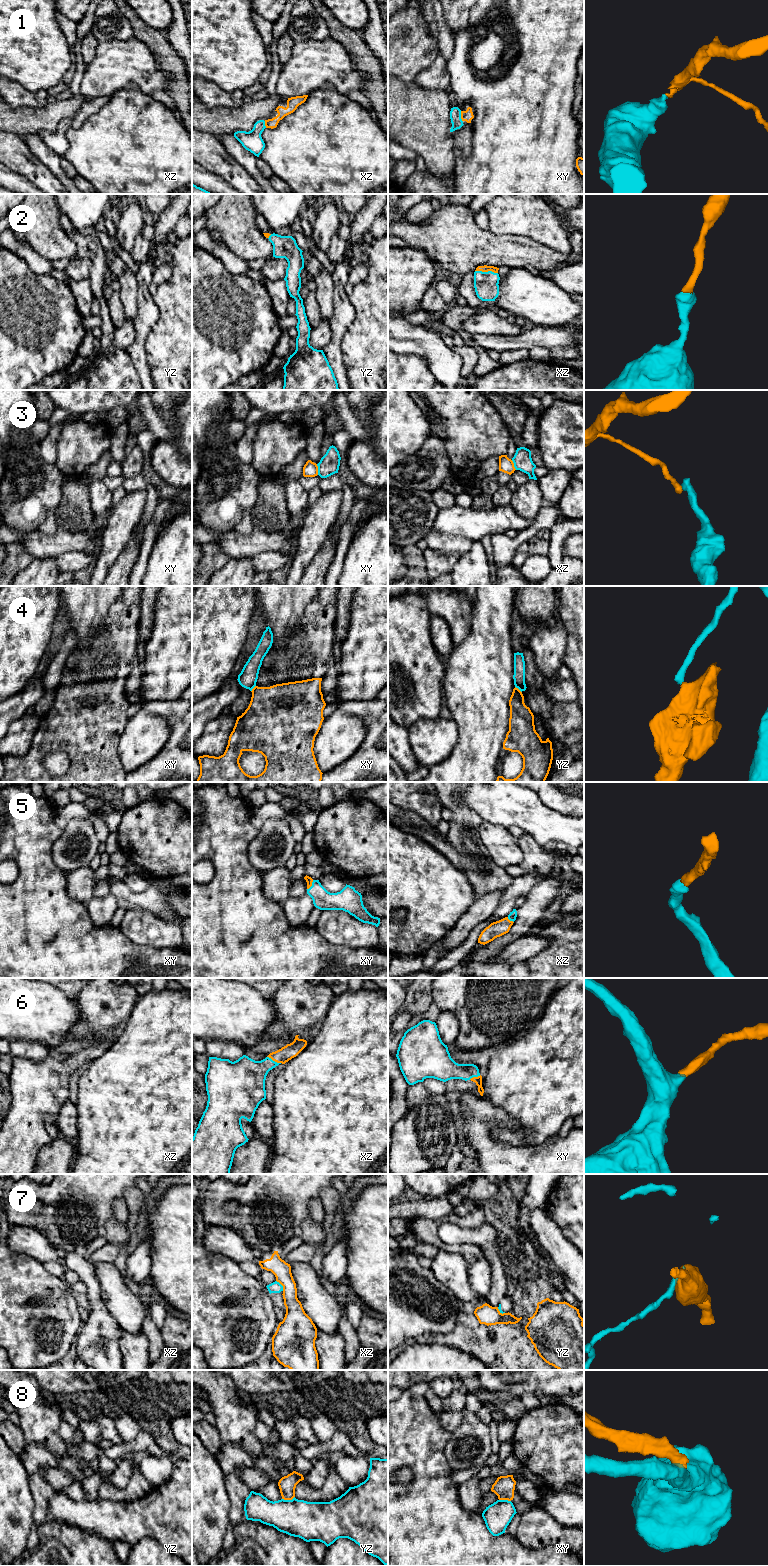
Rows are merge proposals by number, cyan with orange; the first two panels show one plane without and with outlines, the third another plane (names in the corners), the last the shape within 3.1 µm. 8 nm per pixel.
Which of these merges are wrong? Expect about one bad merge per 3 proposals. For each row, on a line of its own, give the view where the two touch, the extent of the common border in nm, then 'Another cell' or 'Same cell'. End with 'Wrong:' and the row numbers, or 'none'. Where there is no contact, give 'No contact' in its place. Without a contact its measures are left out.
1: Touches cyan in xy. Shared border 90 nm. Same cell
2: Touches cyan in xz. Shared border 190 nm. Same cell
3: Touches cyan in xy. Shared border 90 nm. Another cell
4: Touches cyan in yz. Shared border 80 nm. Another cell
5: Touches cyan in xy. Shared border 90 nm. Same cell
6: Touches cyan in xz. Shared border 130 nm. Same cell
7: Touches cyan in xz. Shared border 110 nm. Another cell
8: Touches cyan in yz. Shared border 110 nm. Another cell
Wrong: 3, 4, 7, 8

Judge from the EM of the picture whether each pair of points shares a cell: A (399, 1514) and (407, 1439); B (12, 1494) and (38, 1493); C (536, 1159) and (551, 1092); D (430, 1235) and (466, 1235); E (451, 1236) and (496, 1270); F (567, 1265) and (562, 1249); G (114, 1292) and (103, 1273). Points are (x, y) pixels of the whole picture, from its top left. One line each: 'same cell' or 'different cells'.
A: same cell
B: different cells
C: different cells
D: different cells
E: same cell
F: same cell
G: same cell

